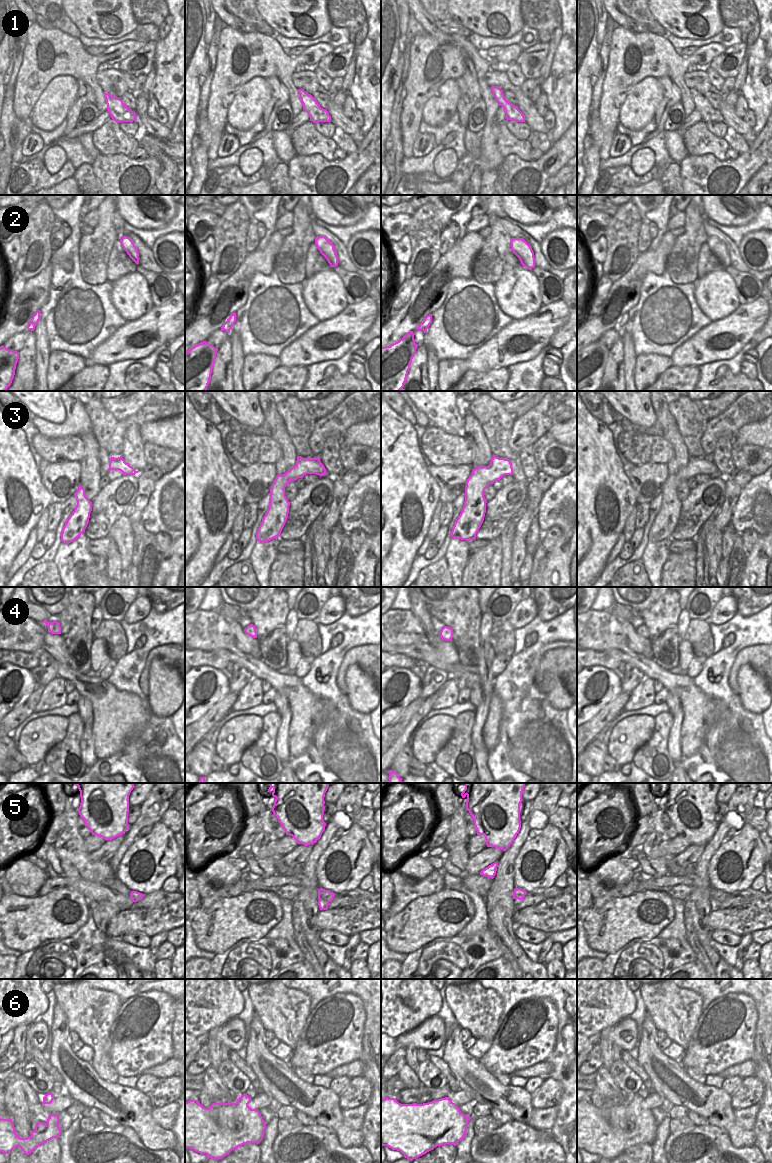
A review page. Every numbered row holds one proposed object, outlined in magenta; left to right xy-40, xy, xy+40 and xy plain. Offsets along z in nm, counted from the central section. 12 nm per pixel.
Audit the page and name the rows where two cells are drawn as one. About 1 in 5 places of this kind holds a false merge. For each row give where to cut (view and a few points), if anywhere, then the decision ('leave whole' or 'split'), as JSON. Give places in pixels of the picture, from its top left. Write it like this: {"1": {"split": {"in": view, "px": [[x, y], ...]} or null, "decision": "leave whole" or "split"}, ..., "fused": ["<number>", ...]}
{"1": {"split": null, "decision": "leave whole"}, "2": {"split": null, "decision": "leave whole"}, "3": {"split": null, "decision": "leave whole"}, "4": {"split": null, "decision": "leave whole"}, "5": {"split": null, "decision": "leave whole"}, "6": {"split": null, "decision": "leave whole"}, "fused": []}

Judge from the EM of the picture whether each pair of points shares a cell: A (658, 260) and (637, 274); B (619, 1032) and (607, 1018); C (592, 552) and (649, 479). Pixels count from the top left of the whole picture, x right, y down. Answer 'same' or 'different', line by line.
A: same
B: different
C: different

